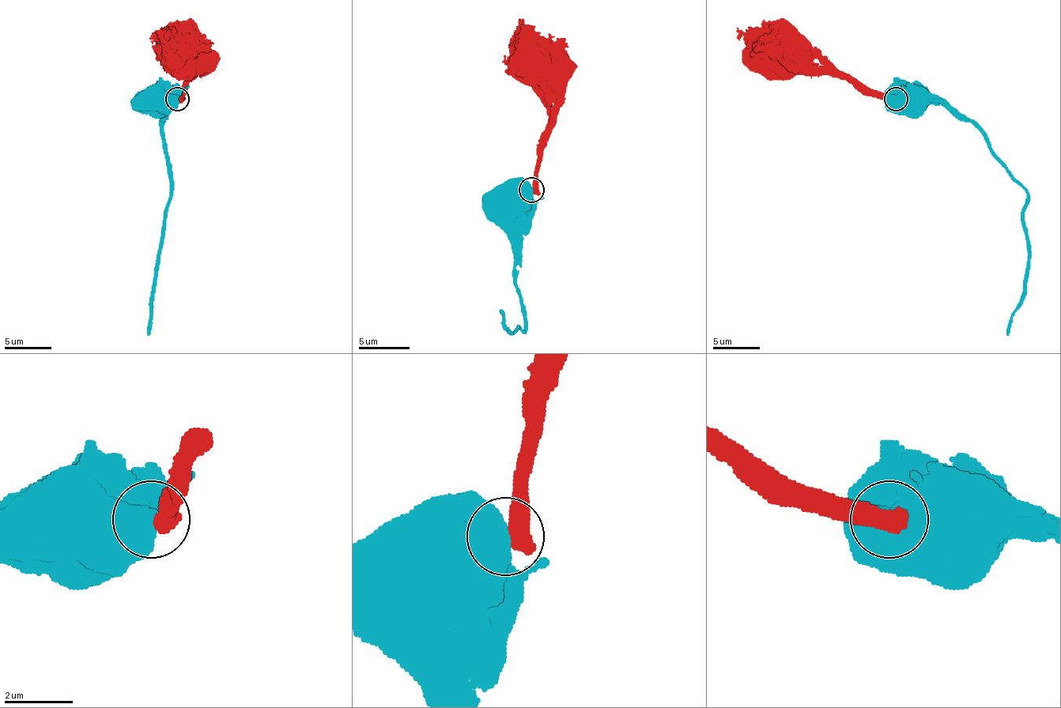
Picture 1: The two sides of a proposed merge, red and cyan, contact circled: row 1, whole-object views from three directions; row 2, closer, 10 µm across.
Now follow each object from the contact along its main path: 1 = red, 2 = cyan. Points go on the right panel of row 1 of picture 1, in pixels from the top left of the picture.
1: (895, 98), (860, 91), (841, 77), (779, 72), (775, 67), (775, 60)
2: (895, 98), (900, 88), (909, 91), (909, 96)

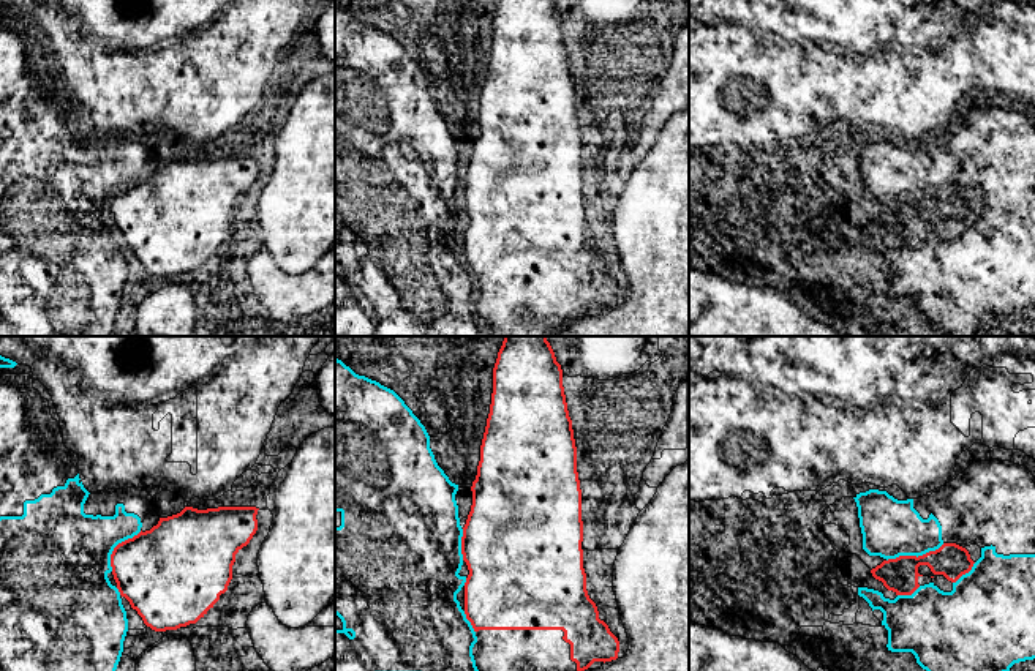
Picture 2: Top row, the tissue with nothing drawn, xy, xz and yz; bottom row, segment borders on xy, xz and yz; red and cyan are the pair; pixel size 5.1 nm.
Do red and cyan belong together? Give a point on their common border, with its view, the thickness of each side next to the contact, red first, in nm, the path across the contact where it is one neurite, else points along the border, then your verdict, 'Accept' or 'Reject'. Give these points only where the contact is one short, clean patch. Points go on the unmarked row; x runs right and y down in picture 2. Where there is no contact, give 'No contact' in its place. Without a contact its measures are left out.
Touches red at yz (915, 202). Thickness 180 nm (red) against 300 nm. Reject

